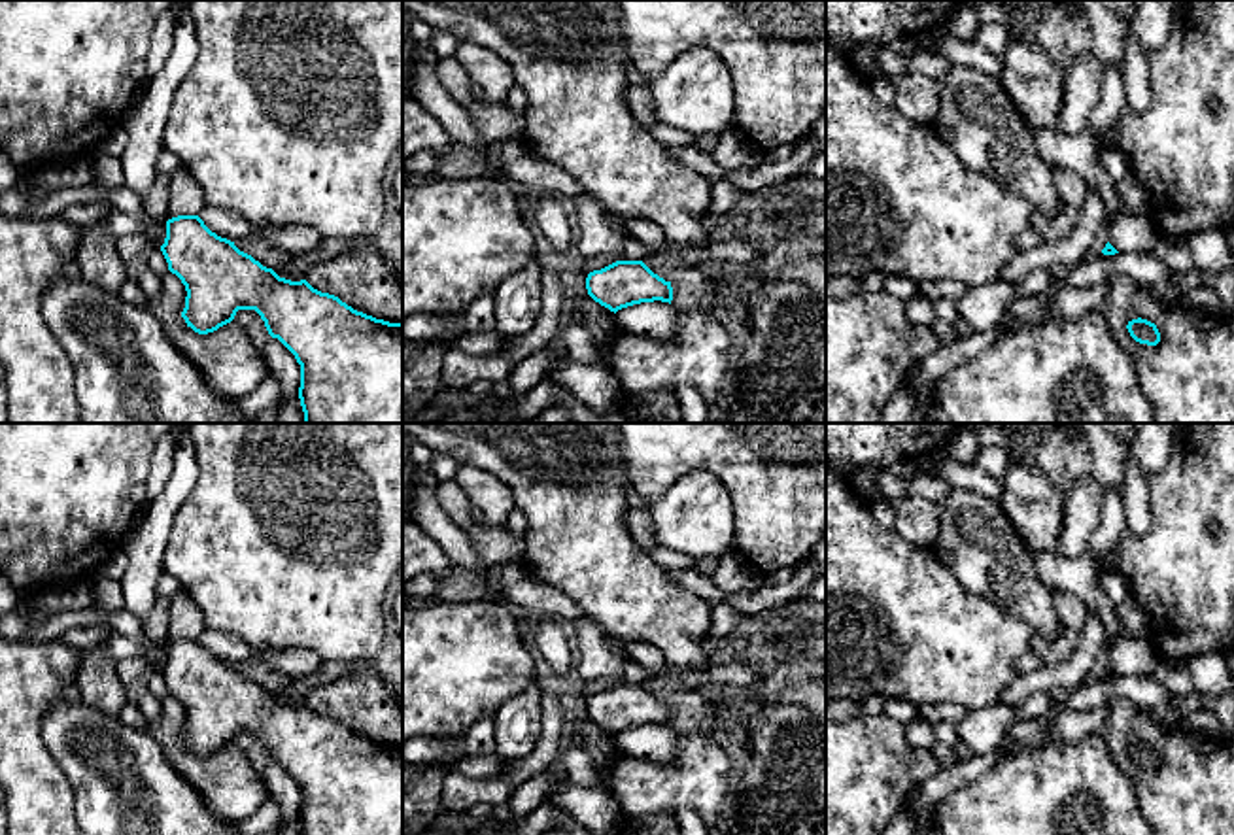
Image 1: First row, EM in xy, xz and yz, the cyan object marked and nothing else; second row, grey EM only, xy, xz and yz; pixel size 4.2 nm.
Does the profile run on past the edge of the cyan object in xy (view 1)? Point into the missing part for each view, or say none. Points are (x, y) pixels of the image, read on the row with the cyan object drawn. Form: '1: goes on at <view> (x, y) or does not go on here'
1: does not go on here

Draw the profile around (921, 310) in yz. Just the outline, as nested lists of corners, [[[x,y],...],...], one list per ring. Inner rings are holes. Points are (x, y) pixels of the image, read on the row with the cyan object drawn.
[[[922,295],[913,297],[907,302],[907,317],[915,325],[932,327],[932,323],[937,319],[934,300],[926,298]]]

